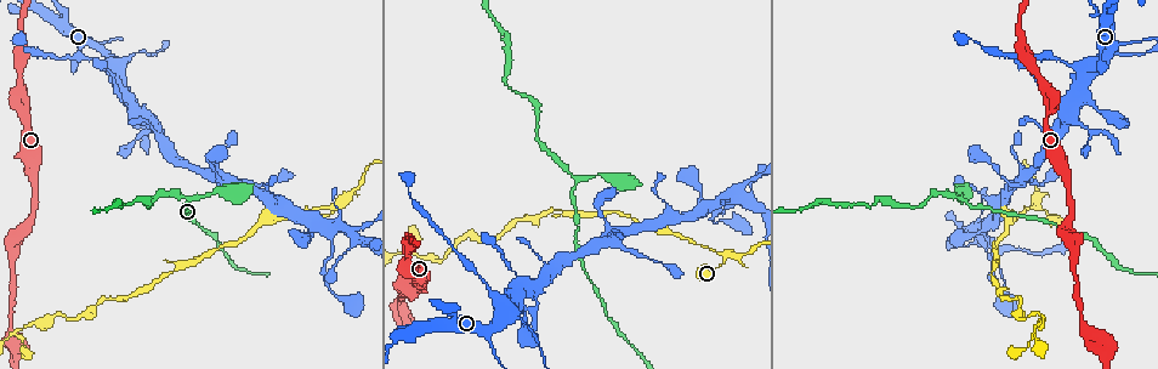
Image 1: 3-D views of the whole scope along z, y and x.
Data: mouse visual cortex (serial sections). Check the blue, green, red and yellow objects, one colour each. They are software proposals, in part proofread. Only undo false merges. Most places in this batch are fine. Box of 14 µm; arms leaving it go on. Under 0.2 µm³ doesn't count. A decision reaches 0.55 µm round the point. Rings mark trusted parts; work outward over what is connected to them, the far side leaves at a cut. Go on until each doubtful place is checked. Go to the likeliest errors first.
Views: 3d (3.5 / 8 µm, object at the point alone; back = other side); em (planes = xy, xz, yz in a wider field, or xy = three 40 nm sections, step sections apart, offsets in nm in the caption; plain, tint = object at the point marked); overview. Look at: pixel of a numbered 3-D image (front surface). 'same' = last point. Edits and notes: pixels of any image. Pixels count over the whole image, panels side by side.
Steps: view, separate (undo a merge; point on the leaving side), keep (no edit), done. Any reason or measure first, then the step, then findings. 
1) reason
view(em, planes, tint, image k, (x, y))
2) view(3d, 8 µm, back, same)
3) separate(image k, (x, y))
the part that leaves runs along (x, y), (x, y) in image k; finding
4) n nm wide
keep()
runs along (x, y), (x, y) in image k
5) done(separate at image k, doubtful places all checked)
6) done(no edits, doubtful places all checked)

abrupt turn
view(3d, 8 µm, image 1, (18, 329))

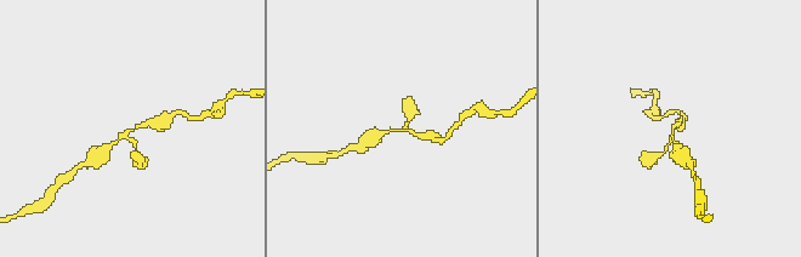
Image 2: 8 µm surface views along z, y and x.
view(3d, 3.5 µm, back, image 2, (401, 129))

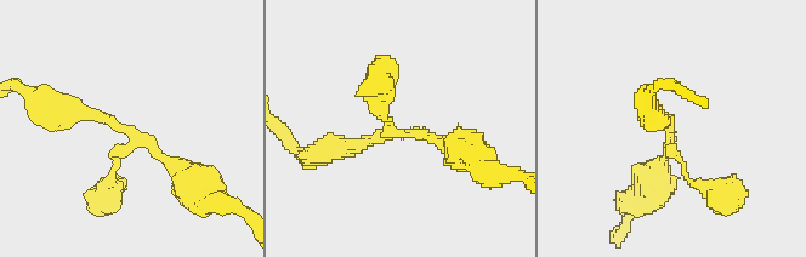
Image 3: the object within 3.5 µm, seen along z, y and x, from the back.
need the tissue
view(em, xy, step 3, tint, image 3, (131, 133))

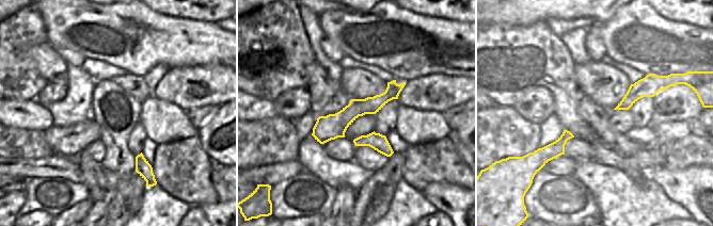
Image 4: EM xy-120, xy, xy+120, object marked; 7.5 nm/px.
keep()
runs along (399, 86), (315, 133) in image 4; one cell here

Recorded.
sharp bend
view(3d, 3.5 µm, image 1, (119, 65))

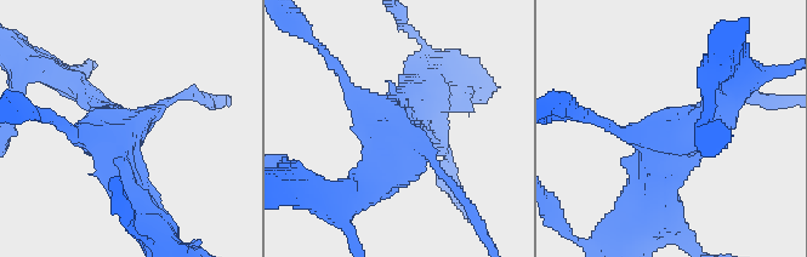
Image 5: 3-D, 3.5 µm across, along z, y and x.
keep()
runs along (729, 102), (664, 147), (643, 210) in image 5; all the same cell

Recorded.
a narrow waist
view(3d, 8 µm, back, image 1, (476, 274))

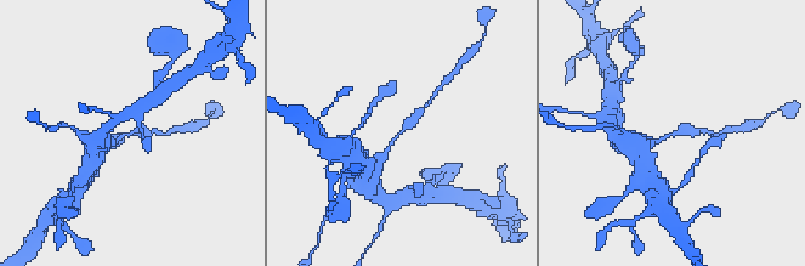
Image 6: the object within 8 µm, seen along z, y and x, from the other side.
view(em, xy, step 5, tint, image 6, (674, 134))

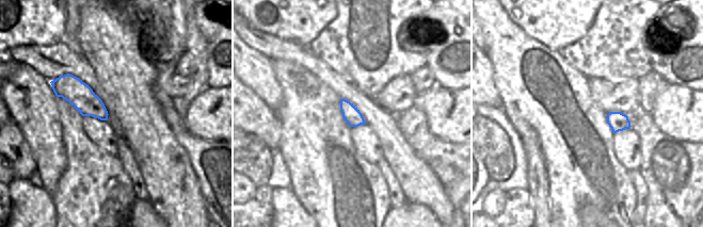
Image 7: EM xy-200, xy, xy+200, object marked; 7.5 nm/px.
130 nm wide
keep()
runs along (380, 158), (389, 143), (425, 107) in image 6; continuous, no second cell

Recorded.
done(no edits, doubtful places all checked)

